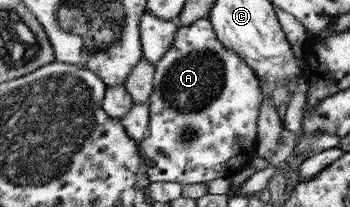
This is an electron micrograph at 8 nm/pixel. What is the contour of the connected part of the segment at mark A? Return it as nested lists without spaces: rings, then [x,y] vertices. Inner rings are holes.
[[[205,18],[195,21],[195,24],[189,26],[180,26],[172,48],[161,60],[155,63],[154,93],[151,94],[148,104],[150,112],[148,133],[142,142],[138,144],[139,149],[143,149],[142,160],[147,161],[146,172],[152,182],[175,181],[189,185],[189,183],[208,182],[212,179],[219,179],[219,177],[230,177],[239,173],[243,168],[249,167],[251,159],[257,156],[258,117],[261,115],[263,102],[259,77],[254,72],[254,68],[247,65],[246,60],[236,50],[225,44],[222,39],[218,38],[213,23],[208,18]]]

